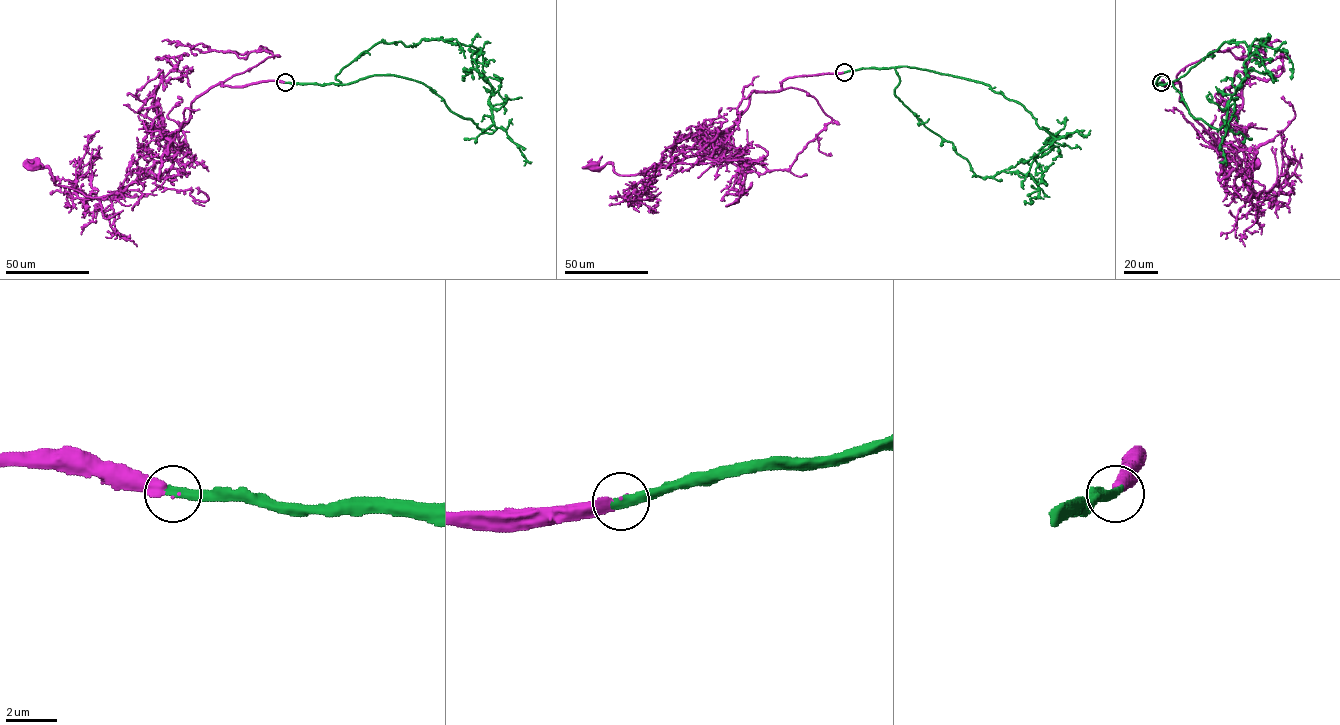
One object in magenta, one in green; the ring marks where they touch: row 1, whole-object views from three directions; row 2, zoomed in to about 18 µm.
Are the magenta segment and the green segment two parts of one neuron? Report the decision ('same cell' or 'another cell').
same cell

